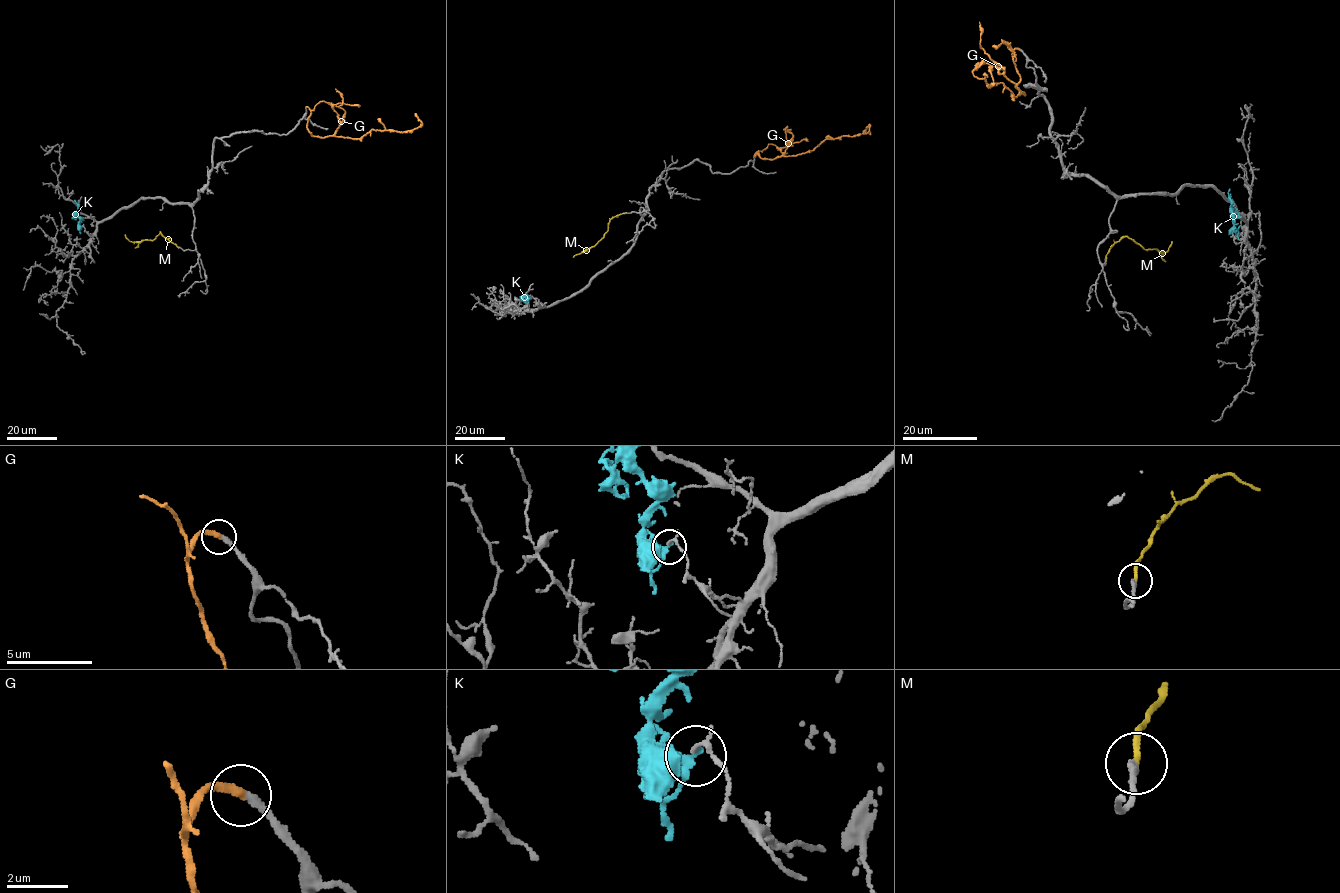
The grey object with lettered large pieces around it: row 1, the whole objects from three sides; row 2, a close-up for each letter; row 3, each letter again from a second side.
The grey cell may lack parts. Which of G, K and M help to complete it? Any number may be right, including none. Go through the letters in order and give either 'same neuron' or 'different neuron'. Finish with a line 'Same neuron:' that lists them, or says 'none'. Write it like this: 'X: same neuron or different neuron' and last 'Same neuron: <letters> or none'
G: same neuron
K: different neuron
M: same neuron
Same neuron: G, M

